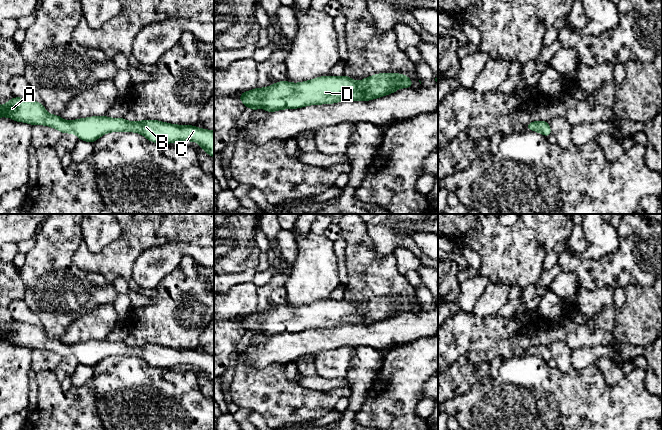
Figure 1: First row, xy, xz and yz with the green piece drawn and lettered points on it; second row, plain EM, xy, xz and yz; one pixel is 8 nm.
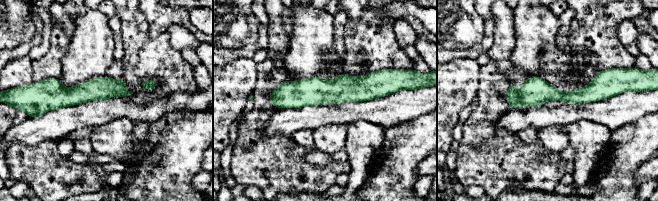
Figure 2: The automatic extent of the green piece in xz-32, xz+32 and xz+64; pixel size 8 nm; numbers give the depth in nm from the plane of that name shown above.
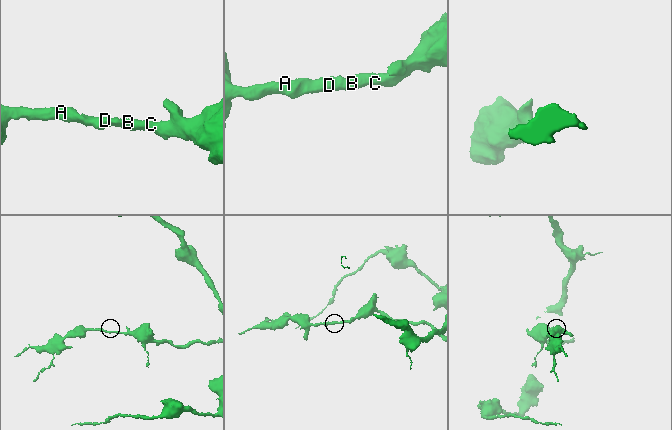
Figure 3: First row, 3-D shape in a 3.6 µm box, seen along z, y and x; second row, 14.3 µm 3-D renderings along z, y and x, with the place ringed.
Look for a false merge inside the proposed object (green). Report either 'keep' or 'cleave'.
keep

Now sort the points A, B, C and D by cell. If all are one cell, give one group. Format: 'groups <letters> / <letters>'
groups A B C D

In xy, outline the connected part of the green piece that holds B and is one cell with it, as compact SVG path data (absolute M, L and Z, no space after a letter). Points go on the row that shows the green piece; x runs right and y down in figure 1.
M12 97L0 107L0 117L9 117L16 122L25 122L32 126L46 125L63 134L72 132L79 140L92 144L109 132L140 133L149 141L160 144L193 141L199 143L202 151L214 158L214 131L192 125L174 125L157 120L129 122L126 118L114 119L108 116L66 121L59 115L49 114L43 103L19 97Z

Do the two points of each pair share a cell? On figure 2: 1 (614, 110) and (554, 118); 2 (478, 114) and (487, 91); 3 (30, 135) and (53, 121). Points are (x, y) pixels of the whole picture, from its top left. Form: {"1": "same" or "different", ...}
{"1": "same", "2": "same", "3": "same"}

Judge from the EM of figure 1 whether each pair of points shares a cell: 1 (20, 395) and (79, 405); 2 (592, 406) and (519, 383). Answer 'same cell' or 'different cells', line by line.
1: different cells
2: same cell

